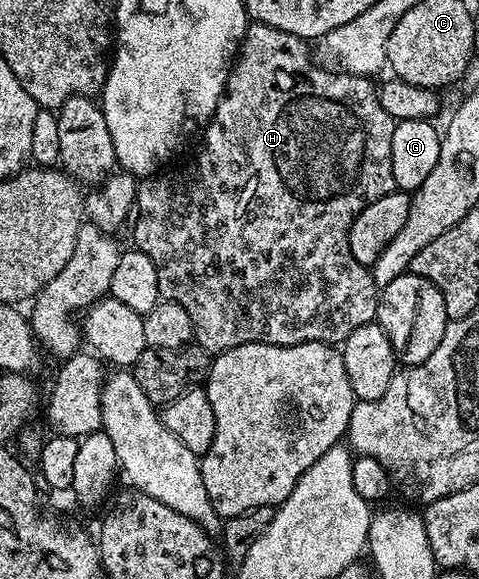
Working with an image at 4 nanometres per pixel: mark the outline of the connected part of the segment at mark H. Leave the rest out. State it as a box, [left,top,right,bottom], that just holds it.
[132,22,397,356]

